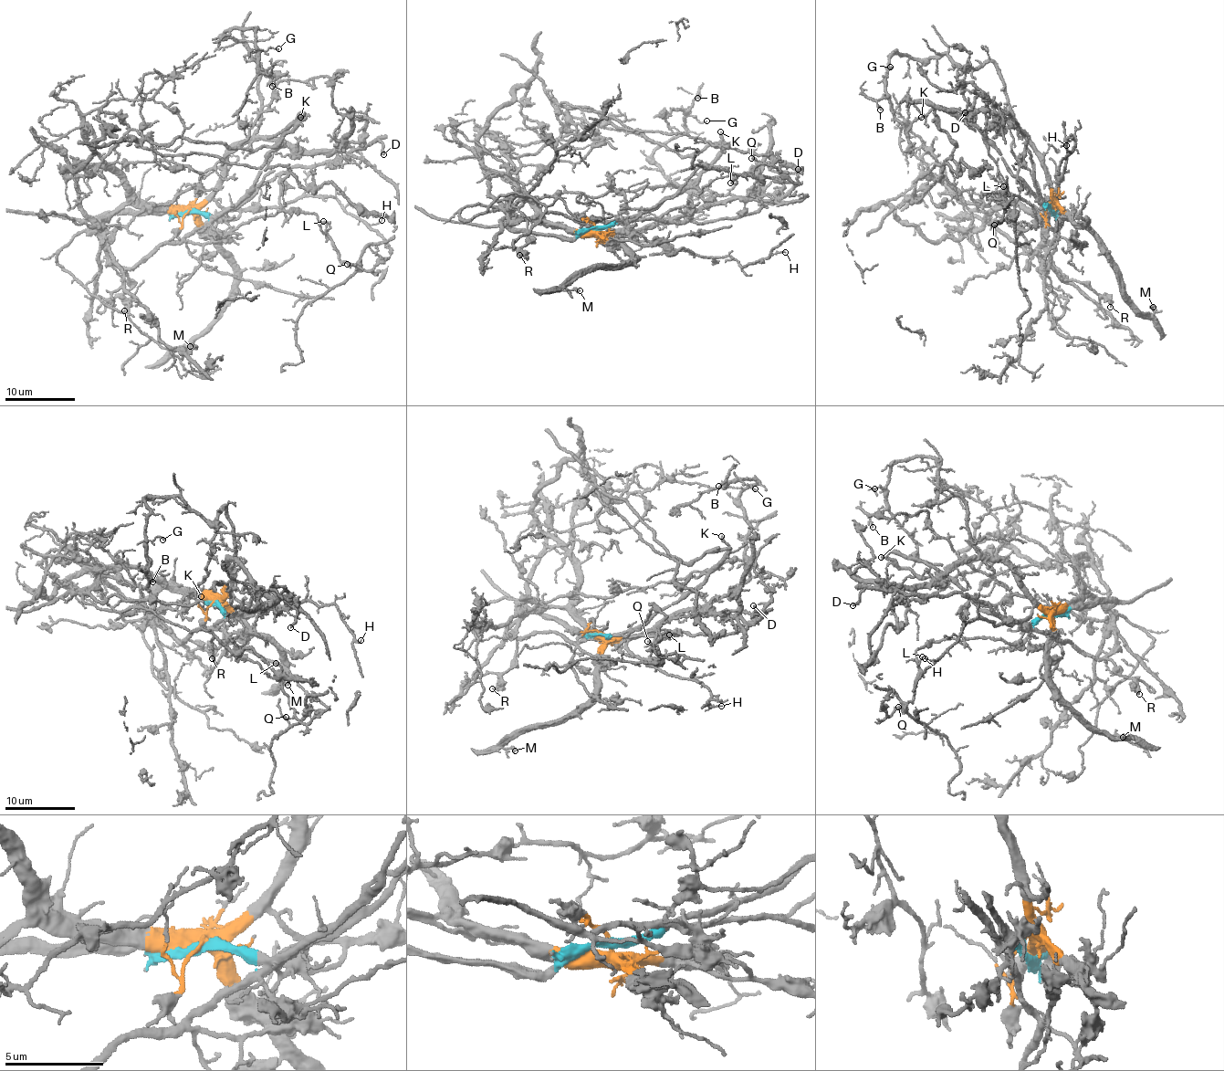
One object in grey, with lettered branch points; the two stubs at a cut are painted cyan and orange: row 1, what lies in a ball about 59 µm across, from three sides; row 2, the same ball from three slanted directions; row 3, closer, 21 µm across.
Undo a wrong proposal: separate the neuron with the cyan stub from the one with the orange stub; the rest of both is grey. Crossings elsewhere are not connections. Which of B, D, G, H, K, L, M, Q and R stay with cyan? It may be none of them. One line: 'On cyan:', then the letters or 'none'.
On cyan: D, K, L, Q, R

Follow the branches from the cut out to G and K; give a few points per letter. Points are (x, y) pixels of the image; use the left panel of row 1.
G: (189, 211), (258, 127), (259, 83), (263, 69), (269, 75), (224, 32), (251, 27), (260, 50), (278, 48)
K: (189, 211), (220, 215), (236, 206), (253, 186), (257, 173), (283, 131), (301, 113), (300, 117)

